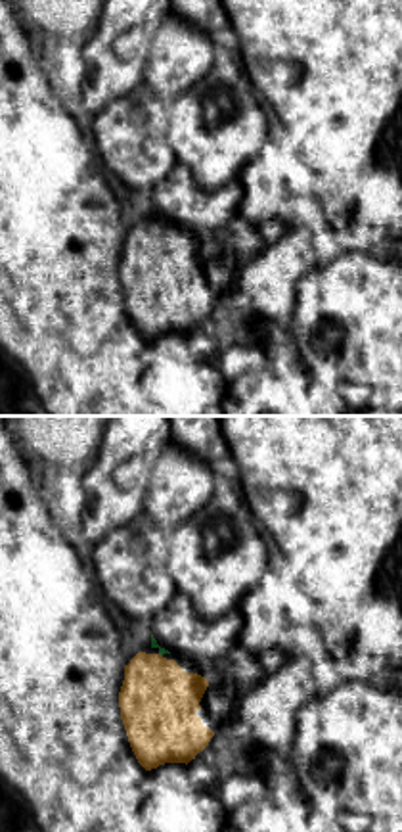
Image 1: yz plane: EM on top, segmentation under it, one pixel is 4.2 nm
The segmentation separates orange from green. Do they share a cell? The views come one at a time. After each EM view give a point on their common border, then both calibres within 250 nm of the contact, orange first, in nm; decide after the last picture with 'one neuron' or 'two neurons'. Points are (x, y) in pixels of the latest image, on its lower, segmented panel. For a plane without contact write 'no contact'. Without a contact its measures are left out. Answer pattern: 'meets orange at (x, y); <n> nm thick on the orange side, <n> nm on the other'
no contact

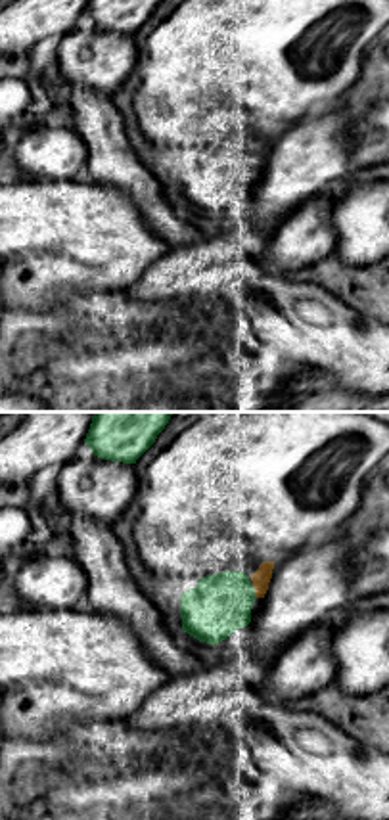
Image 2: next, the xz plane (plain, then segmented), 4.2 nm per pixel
meets orange at (255, 591); 80 nm thick on the orange side, 260 nm on the other

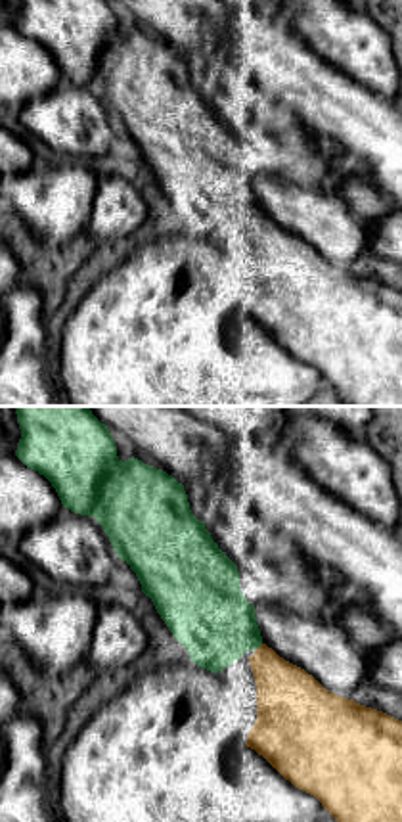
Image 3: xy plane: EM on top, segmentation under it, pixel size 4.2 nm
meets orange at (259, 646); 280 nm thick on the orange side, 340 nm on the other

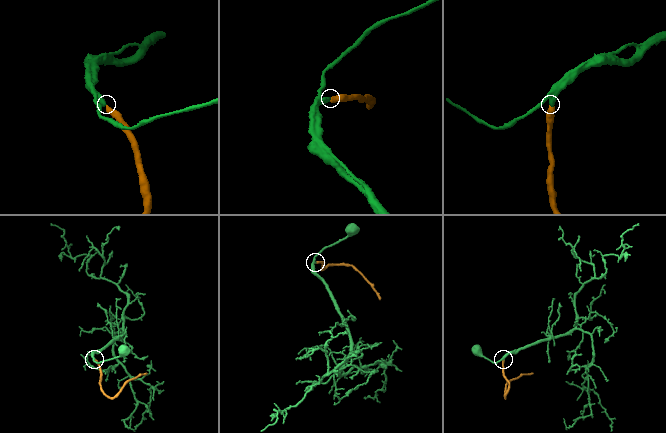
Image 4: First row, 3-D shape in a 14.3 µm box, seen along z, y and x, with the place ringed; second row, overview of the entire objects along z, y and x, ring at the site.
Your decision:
one neuron

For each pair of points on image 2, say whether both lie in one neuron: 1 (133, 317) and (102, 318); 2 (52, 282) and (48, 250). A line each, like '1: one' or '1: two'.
1: one
2: one

